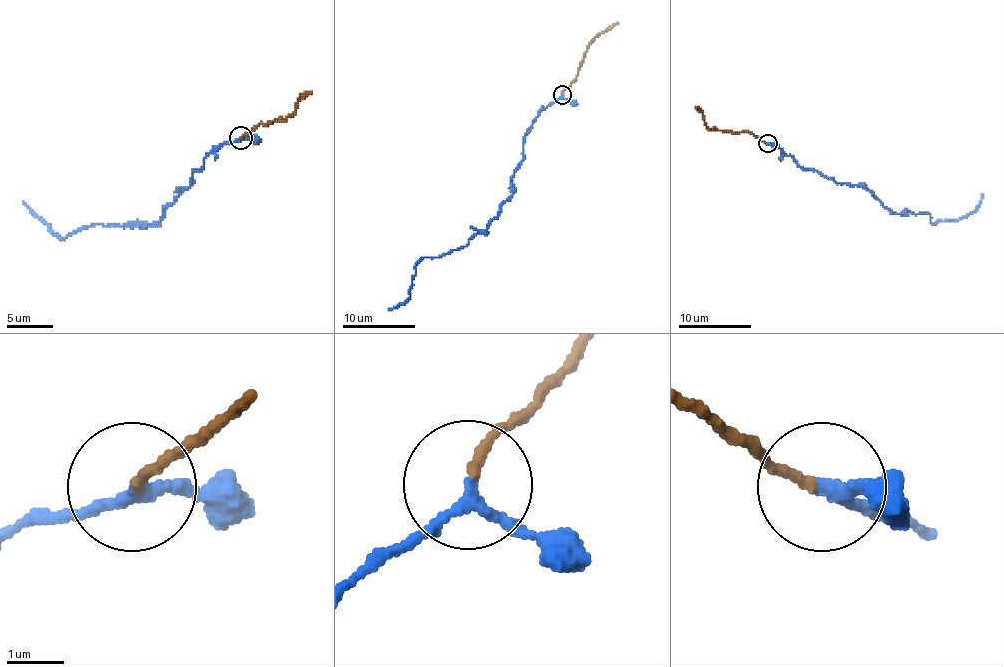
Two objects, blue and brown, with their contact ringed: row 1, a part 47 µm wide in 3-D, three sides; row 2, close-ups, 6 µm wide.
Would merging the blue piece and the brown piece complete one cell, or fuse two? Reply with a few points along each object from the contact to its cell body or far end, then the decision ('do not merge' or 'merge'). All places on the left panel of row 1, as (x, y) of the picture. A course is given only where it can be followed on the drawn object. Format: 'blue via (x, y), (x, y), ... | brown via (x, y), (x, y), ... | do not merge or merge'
blue via (240, 137), (224, 142), (204, 160), (188, 187), (179, 190), (151, 226), (96, 224), (60, 238), (23, 201) | brown via (240, 137), (259, 123), (281, 121), (311, 91) | merge

